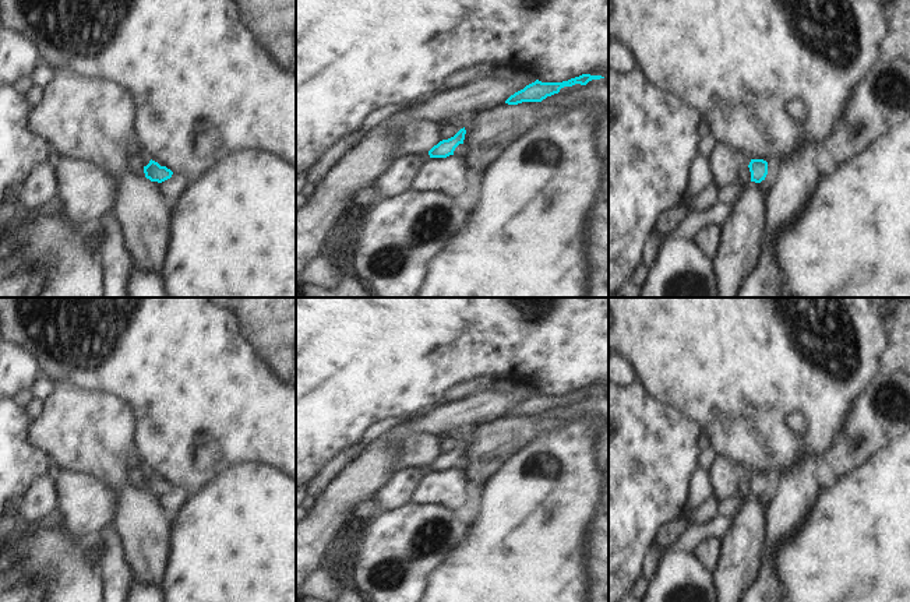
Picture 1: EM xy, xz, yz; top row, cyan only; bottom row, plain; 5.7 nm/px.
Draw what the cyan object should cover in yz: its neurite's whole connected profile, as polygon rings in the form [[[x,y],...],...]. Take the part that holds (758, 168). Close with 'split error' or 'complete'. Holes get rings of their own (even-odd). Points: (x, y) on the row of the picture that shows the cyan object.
[[[751,159],[749,165],[751,182],[761,183],[768,175],[768,162],[763,159]]]; complete

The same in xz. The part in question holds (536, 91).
[[[582,74],[579,77],[575,77],[575,78],[571,78],[568,81],[562,81],[562,82],[542,82],[542,81],[536,80],[535,82],[526,85],[523,89],[511,95],[505,101],[505,103],[518,105],[522,102],[542,102],[547,96],[558,94],[560,89],[564,87],[572,87],[575,84],[586,85],[589,81],[600,80],[600,78],[604,78],[604,77]]]; complete

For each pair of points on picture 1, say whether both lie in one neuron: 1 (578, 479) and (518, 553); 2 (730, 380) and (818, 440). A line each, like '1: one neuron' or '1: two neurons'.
1: one neuron
2: one neuron

